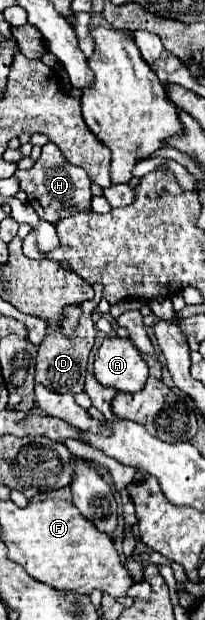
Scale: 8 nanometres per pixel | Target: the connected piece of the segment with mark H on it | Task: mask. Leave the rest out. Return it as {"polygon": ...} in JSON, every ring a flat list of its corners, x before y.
{"polygon":[[48,143,42,147,42,155,36,161,36,165,28,171,16,171,16,177,20,179,20,189,28,193,28,203,34,207,34,211,40,215,42,221,48,221,52,225,58,225,60,219,70,217,74,211,66,211,70,207,78,211,90,211,90,179,84,169,70,165,56,143]]}

